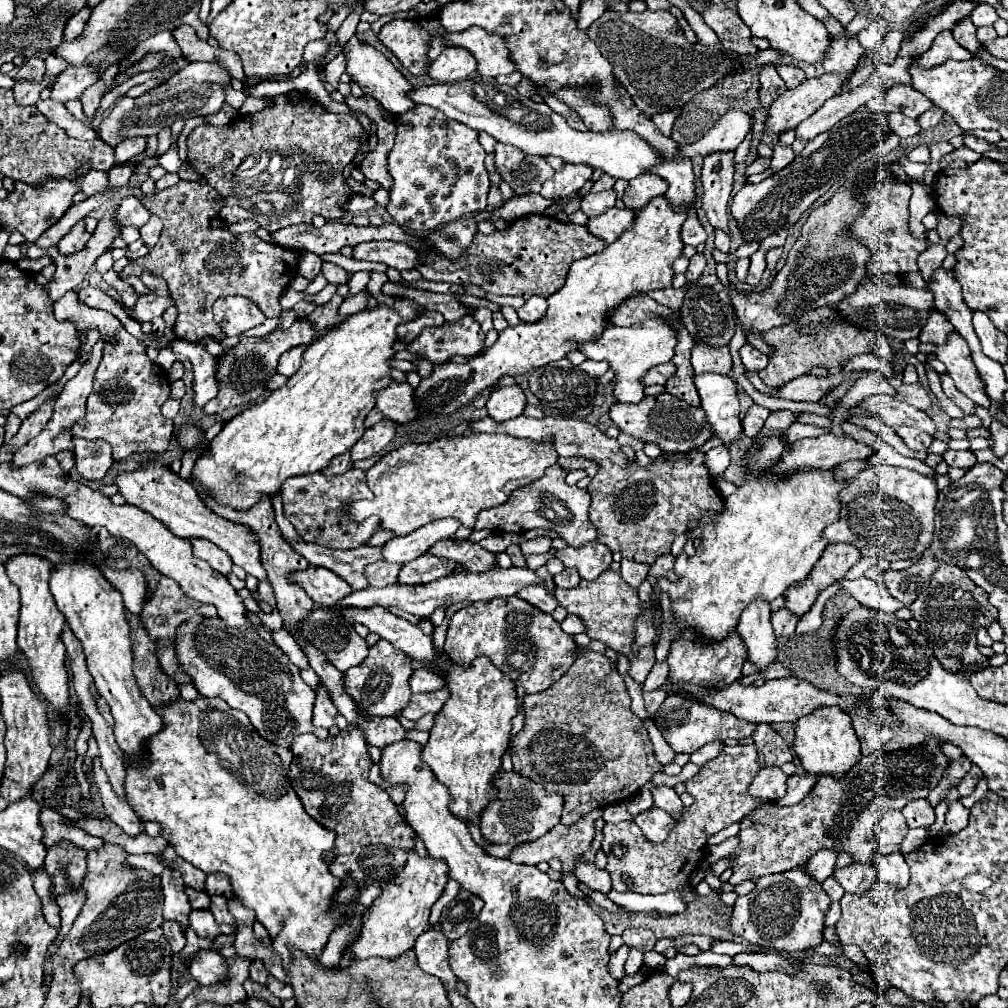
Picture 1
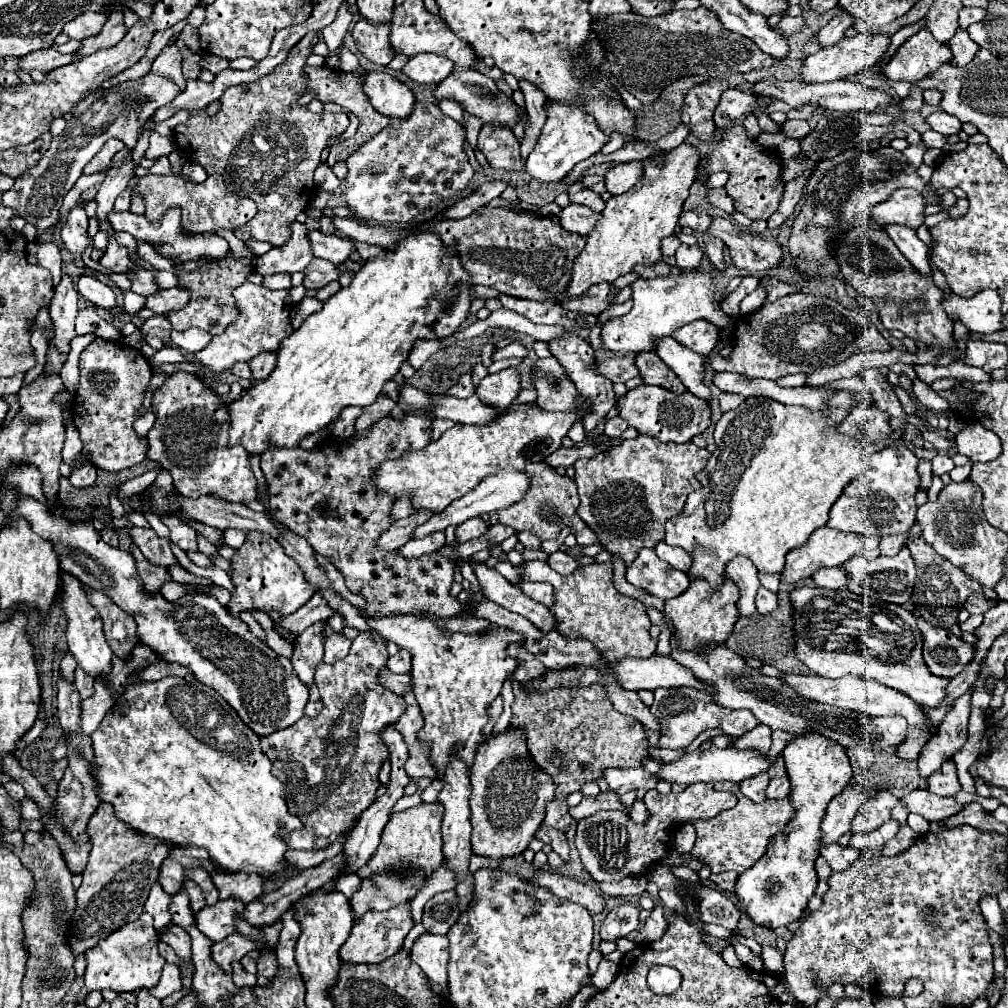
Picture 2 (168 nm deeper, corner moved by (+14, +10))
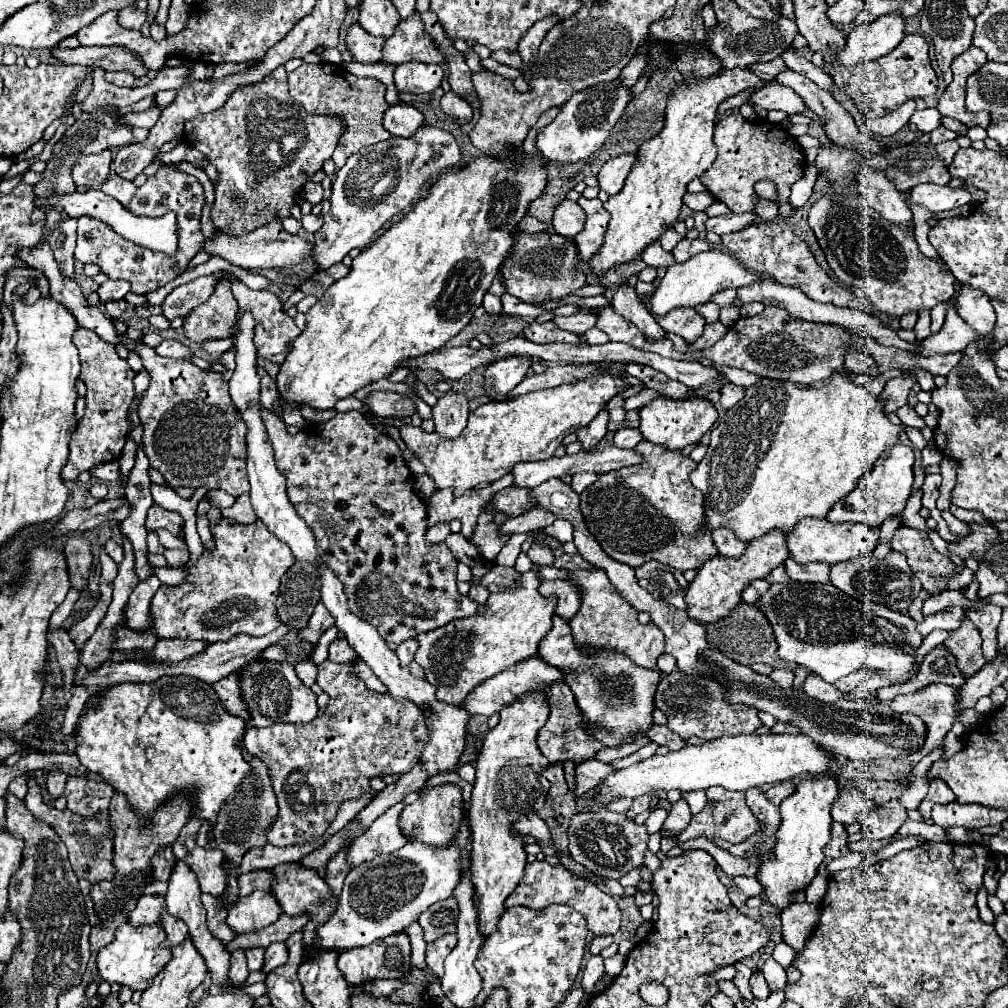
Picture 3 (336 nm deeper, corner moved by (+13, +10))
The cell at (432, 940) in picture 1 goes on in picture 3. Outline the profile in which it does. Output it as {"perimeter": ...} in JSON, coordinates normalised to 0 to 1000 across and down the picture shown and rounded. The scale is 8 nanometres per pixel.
{"perimeter":[[[451,927],[439,929],[438,933],[432,933],[428,937],[424,937],[424,958],[438,970],[439,968],[439,952],[445,948],[445,944],[451,940]]]}

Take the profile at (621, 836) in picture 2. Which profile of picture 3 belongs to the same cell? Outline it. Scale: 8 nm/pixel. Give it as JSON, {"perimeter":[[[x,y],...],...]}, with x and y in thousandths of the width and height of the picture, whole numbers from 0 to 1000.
{"perimeter":[[[594,804],[594,806],[574,806],[566,812],[564,821],[564,847],[570,855],[578,857],[582,863],[598,869],[614,873],[620,865],[638,857],[638,847],[642,843],[644,827],[640,819],[632,819],[620,808]]]}

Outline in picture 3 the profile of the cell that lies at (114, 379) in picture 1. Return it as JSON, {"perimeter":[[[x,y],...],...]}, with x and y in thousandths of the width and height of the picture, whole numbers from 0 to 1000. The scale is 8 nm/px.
{"perimeter":[[[76,325],[72,341],[78,347],[80,359],[80,377],[86,383],[86,407],[84,413],[76,419],[72,435],[68,438],[68,456],[61,468],[63,476],[76,476],[82,466],[90,466],[96,460],[116,456],[124,442],[124,433],[128,427],[126,407],[134,395],[132,375],[134,369],[128,365],[126,357],[118,355],[114,343],[104,341],[90,327]]]}

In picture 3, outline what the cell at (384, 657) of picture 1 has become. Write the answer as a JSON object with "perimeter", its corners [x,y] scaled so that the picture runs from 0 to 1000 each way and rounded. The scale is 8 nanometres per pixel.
{"perimeter":[[[322,655],[316,661],[314,679],[322,688],[326,688],[326,698],[320,710],[309,714],[307,718],[271,718],[267,722],[249,720],[241,732],[243,742],[267,760],[267,768],[271,772],[271,782],[277,794],[277,810],[265,827],[271,839],[289,839],[316,833],[316,829],[320,829],[330,815],[338,796],[366,786],[366,774],[370,770],[400,768],[418,754],[420,742],[426,734],[426,724],[420,716],[420,704],[408,696],[394,696],[386,688],[368,687],[360,675],[348,671],[348,661],[350,657],[334,659],[328,655]]]}

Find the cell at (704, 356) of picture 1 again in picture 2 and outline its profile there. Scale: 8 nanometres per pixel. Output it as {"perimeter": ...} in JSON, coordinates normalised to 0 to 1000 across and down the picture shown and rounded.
{"perimeter":[[[688,317],[673,325],[667,335],[673,337],[673,341],[685,345],[687,349],[702,353],[712,339],[712,325],[708,325],[708,321],[704,321],[702,317]]]}

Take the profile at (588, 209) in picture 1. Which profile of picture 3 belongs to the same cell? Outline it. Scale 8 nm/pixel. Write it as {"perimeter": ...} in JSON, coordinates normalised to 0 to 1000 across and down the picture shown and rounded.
{"perimeter":[[[576,194],[574,204],[580,208],[582,220],[580,220],[580,226],[568,236],[568,242],[572,246],[574,258],[584,260],[586,254],[590,254],[590,250],[594,250],[598,242],[598,234],[604,222],[604,210],[598,206],[598,200],[594,196],[582,198]]]}

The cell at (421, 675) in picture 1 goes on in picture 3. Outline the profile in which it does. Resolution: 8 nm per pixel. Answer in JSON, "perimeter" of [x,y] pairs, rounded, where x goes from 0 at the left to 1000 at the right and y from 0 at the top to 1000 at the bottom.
{"perimeter":[[[404,635],[404,637],[396,639],[396,643],[392,645],[392,649],[396,651],[398,659],[400,659],[400,661],[404,661],[406,657],[410,657],[410,653],[412,653],[412,647],[414,647],[414,643],[416,643],[416,639],[414,639],[412,635]]]}

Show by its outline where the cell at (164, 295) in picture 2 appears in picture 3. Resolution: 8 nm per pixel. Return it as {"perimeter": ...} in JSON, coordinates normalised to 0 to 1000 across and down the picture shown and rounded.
{"perimeter":[[[199,274],[191,280],[174,286],[162,300],[162,313],[166,317],[174,317],[176,313],[186,313],[193,304],[201,302],[209,294],[215,280],[217,280],[215,274]]]}

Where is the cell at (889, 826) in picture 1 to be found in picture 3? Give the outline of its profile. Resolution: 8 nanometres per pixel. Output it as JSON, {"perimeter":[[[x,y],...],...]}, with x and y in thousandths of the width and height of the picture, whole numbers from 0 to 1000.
{"perimeter":[[[832,784],[832,790],[830,790],[824,806],[826,806],[828,815],[844,817],[844,815],[850,813],[852,806],[858,806],[858,804],[864,804],[864,802],[866,802],[864,794],[858,788],[854,788],[852,784],[848,784],[848,786]]]}

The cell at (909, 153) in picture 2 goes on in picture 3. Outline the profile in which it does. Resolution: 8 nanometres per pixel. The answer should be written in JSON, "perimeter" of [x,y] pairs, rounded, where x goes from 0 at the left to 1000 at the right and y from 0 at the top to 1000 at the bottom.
{"perimeter":[[[932,125],[922,135],[924,135],[924,143],[932,143],[932,141],[938,141],[938,139],[947,139],[951,133],[945,131],[945,129],[939,129],[938,125]]]}

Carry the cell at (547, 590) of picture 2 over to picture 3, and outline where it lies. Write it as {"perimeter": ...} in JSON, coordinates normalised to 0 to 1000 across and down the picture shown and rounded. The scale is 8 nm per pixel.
{"perimeter":[[[564,575],[541,577],[541,579],[537,579],[535,587],[539,591],[553,591],[555,599],[553,599],[551,609],[557,611],[559,615],[566,615],[570,611],[570,607],[574,605],[574,583],[570,585],[570,579],[566,579]]]}

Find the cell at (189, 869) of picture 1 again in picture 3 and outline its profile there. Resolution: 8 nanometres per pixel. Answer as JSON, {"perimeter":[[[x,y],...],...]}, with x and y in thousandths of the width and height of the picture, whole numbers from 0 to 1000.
{"perimeter":[[[201,887],[199,889],[201,893],[201,899],[205,903],[205,919],[209,923],[209,927],[219,933],[221,937],[227,937],[235,925],[229,923],[225,917],[223,917],[223,911],[225,911],[225,905],[221,905],[221,901],[217,897],[213,897],[213,889],[207,889],[207,887]]]}

